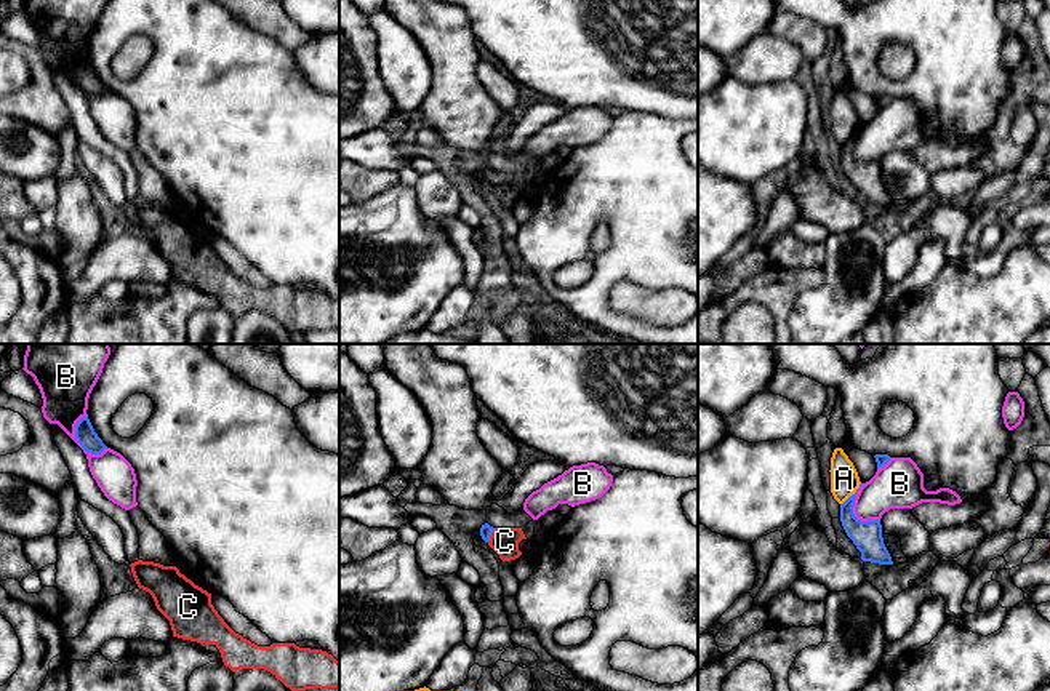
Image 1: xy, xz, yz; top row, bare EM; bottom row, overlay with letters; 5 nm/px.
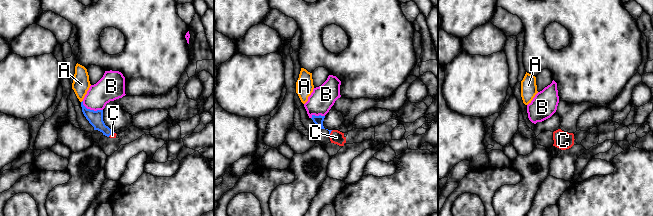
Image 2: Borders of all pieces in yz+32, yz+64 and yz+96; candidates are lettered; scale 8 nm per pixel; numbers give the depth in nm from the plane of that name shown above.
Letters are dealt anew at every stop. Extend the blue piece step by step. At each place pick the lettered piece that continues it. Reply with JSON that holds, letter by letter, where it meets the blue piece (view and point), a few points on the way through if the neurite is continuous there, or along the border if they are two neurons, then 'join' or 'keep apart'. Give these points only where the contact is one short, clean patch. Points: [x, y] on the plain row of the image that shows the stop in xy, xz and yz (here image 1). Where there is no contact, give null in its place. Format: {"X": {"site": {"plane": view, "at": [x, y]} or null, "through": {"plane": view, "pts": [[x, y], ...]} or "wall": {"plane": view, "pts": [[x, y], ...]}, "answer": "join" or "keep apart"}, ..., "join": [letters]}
{"A": {"site": {"plane": "yz", "at": [852, 136]}, "wall": {"plane": "yz", "pts": [[861, 125], [841, 146]]}, "answer": "keep apart"}, "B": {"site": {"plane": "xy", "at": [76, 79]}, "answer": "keep apart"}, "C": {"site": {"plane": "xz", "at": [490, 176]}, "through": {"plane": "xz", "pts": [[485, 173], [490, 176], [504, 183]]}, "answer": "join"}, "join": ["C"]}

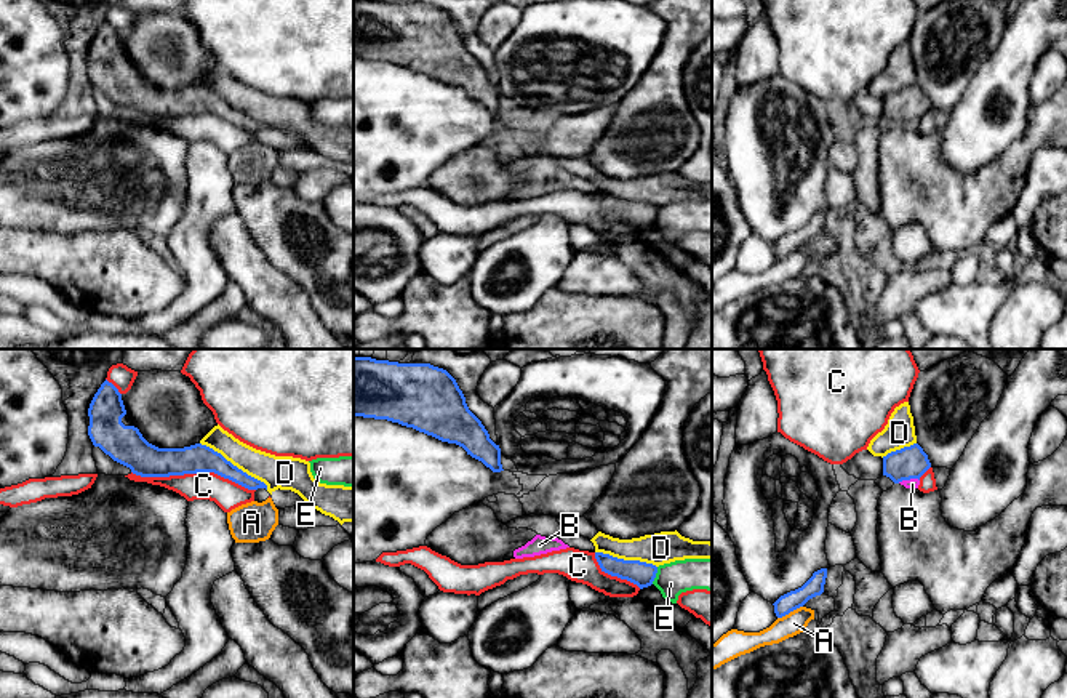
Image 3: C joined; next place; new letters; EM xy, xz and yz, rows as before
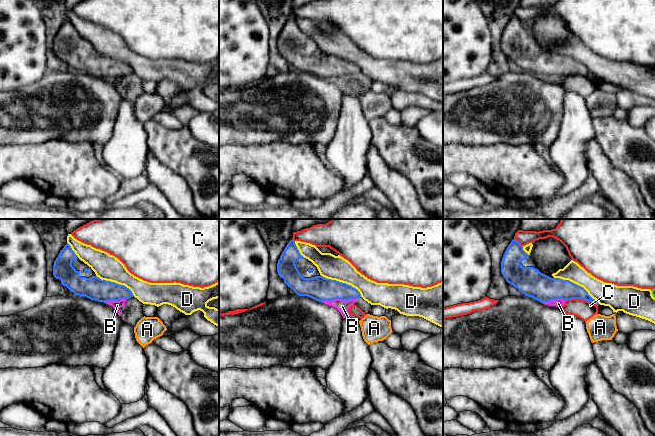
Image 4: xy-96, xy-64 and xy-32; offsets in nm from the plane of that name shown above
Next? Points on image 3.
{"A": {"site": {"plane": "yz", "at": [789, 253]}, "wall": {"plane": "yz", "pts": [[802, 247], [778, 260]]}, "answer": "keep apart"}, "B": {"site": {"plane": "yz", "at": [907, 120]}, "through": {"plane": "yz", "pts": [[907, 104], [907, 120], [912, 125]]}, "answer": "join"}, "C": {"site": {"plane": "xy", "at": [194, 114]}, "answer": "keep apart"}, "D": {"site": {"plane": "xy", "at": [235, 108]}, "answer": "keep apart"}, "E": {"site": {"plane": "xz", "at": [655, 216]}, "wall": {"plane": "xz", "pts": [[658, 208], [651, 224]]}, "answer": "keep apart"}, "join": ["B"]}

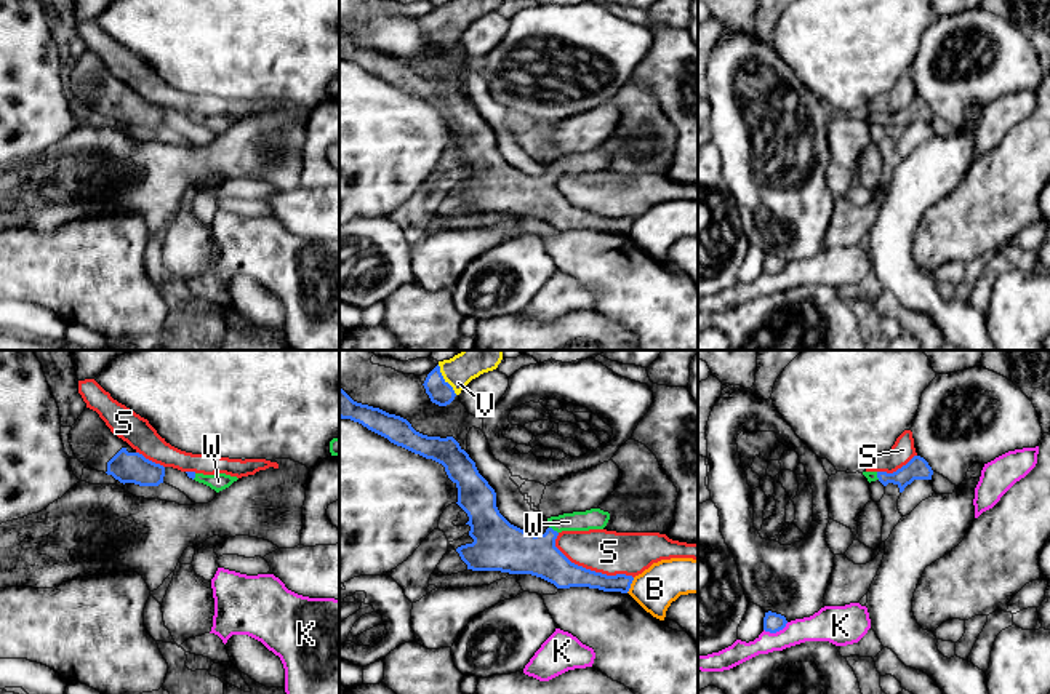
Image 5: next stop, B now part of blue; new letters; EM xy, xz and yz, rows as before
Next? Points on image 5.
{"B": {"site": {"plane": "xz", "at": [629, 227]}, "wall": {"plane": "xz", "pts": [[634, 219], [626, 234]]}, "answer": "keep apart"}, "K": {"site": {"plane": "yz", "at": [775, 274]}, "answer": "keep apart"}, "S": {"site": {"plane": "xz", "at": [588, 211]}, "answer": "keep apart"}, "V": {"site": {"plane": "xz", "at": [444, 21]}, "answer": "join"}, "W": {"site": {"plane": "xz", "at": [553, 171]}, "through": {"plane": "xz", "pts": [[508, 191], [535, 191], [553, 171], [559, 165], [594, 160]]}, "answer": "join"}, "join": ["V", "W"]}

